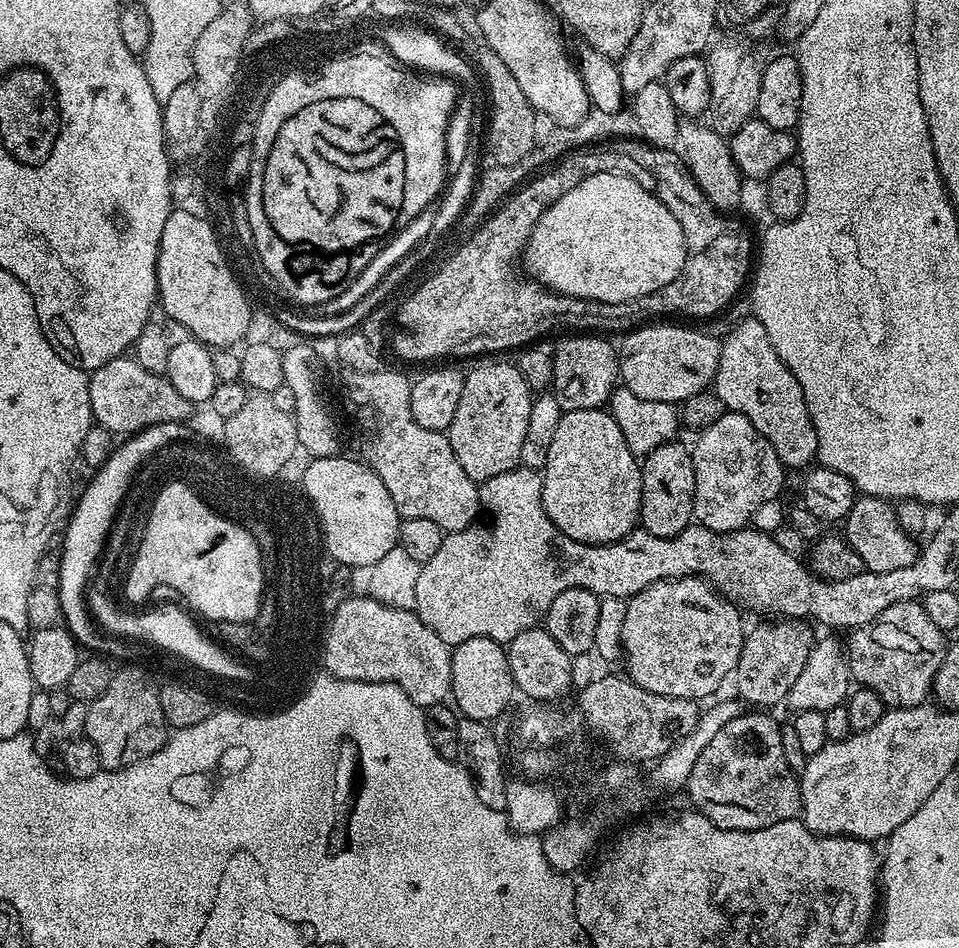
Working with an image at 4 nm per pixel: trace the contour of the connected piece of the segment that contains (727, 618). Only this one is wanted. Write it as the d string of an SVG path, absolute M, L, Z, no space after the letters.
M699 576L654 582L628 600L626 622L622 622L620 646L623 663L628 663L628 679L642 686L642 690L650 690L654 694L703 701L703 696L718 691L720 683L736 671L738 654L742 654L746 635L740 615L742 612L737 605L725 600L707 580L701 580Z

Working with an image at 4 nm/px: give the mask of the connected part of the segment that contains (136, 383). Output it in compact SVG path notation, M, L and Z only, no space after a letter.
M127 355L106 362L89 375L92 419L108 432L135 434L158 423L178 423L189 419L194 406L169 382L167 375L151 373Z

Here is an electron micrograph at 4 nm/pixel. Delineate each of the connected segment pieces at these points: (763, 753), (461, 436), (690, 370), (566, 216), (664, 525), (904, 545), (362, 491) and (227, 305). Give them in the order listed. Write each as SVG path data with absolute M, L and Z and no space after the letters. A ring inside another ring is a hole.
M748 710L734 722L726 722L690 770L686 785L689 805L699 806L698 811L716 828L753 832L799 813L800 782L782 752L780 724L768 716L764 710Z
M515 363L480 364L467 369L462 398L458 398L458 410L454 410L454 422L450 422L446 435L469 478L483 482L520 464L533 399L534 392Z
M648 322L631 329L623 337L625 340L619 341L620 380L623 387L630 390L630 394L650 402L679 405L686 398L705 391L715 381L721 341L715 340L708 332L699 332L696 328L679 328L676 324L679 323Z
M603 172L587 176L574 190L562 194L562 198L547 208L524 245L522 264L531 279L551 292L617 304L649 296L654 290L662 290L662 286L674 282L687 257L688 243L682 226L678 226L678 218L666 210L655 191L638 186L629 176Z
M681 442L663 444L643 457L642 502L640 503L640 524L643 531L658 538L677 536L684 528L693 523L694 506L694 462L689 445Z
M861 495L854 502L854 506L842 521L842 535L847 540L849 546L862 558L865 569L870 572L889 572L890 570L902 570L902 566L910 566L915 562L918 555L918 544L915 544L913 533L907 532L898 522L896 509L887 500L880 499L879 496Z
M343 454L309 459L302 489L324 515L330 552L353 570L367 570L397 547L401 517L375 470L356 460L347 460Z
M183 206L173 207L166 218L166 226L162 226L156 291L159 307L164 307L165 314L174 323L181 324L189 337L207 344L209 349L239 345L252 324L254 308L233 265L222 258L222 253L216 252L216 239L208 232L206 222Z

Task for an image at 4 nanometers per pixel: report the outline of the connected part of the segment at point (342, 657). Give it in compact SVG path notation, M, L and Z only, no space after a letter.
M367 594L349 595L339 607L336 623L331 627L331 640L328 641L328 660L323 667L338 680L358 680L393 684L401 688L419 708L428 709L435 704L443 704L452 694L452 653L450 645L442 642L426 622L417 616L412 608L392 608L380 600L373 600Z

